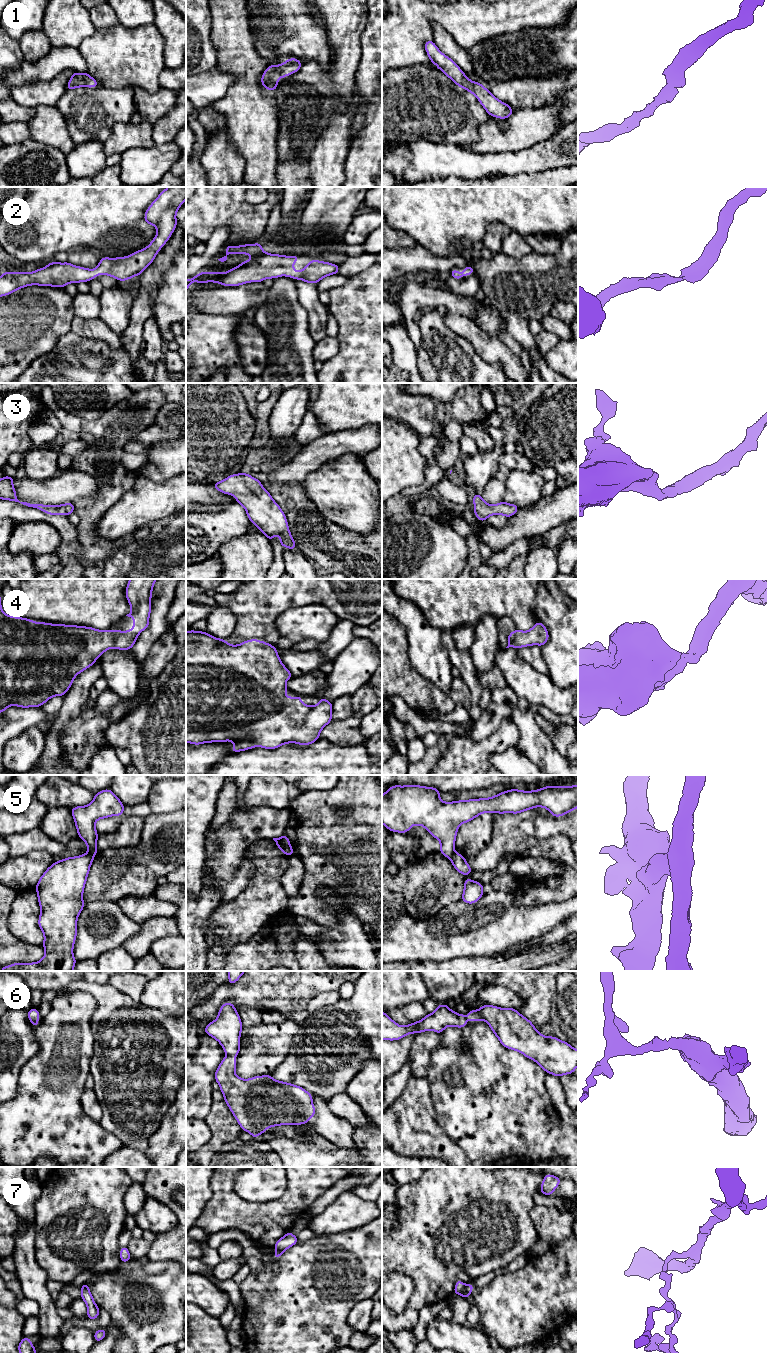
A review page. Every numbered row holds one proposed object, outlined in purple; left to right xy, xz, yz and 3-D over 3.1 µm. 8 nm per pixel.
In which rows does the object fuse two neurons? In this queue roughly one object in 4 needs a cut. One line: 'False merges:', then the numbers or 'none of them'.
False merges: 5, 7

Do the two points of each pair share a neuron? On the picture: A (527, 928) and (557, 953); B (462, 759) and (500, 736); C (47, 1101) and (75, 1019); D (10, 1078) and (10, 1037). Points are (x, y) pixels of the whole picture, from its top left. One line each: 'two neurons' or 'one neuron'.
A: two neurons
B: one neuron
C: one neuron
D: one neuron

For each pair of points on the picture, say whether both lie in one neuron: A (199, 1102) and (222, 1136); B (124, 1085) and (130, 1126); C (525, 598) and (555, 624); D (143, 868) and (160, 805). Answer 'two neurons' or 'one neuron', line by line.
A: two neurons
B: one neuron
C: two neurons
D: two neurons

